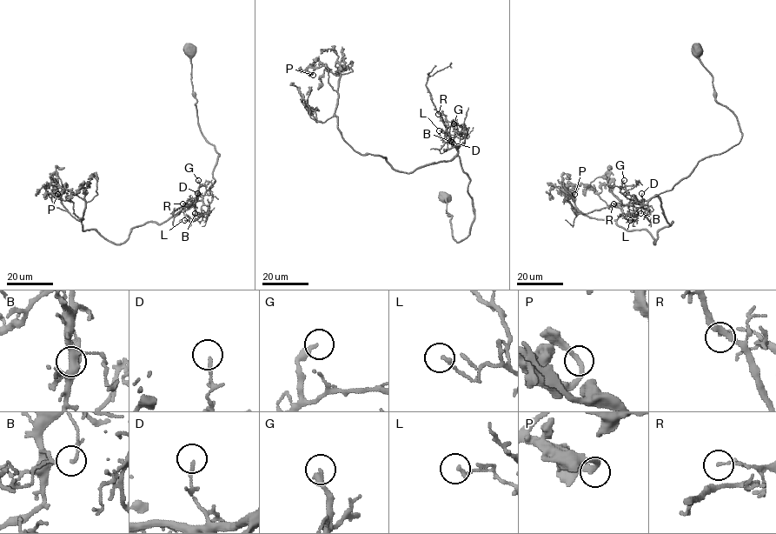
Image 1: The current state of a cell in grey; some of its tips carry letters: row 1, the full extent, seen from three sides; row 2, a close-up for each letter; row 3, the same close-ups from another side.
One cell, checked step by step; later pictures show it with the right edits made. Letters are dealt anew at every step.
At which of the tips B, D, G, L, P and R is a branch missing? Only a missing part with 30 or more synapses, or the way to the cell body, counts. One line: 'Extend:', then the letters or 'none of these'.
Extend: none of these

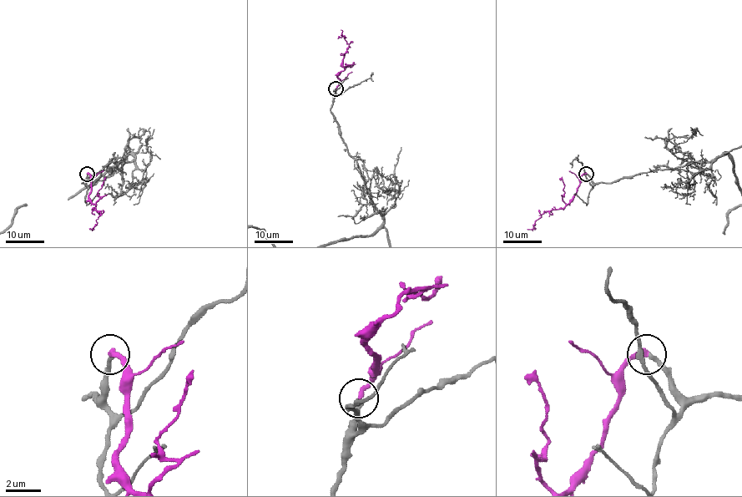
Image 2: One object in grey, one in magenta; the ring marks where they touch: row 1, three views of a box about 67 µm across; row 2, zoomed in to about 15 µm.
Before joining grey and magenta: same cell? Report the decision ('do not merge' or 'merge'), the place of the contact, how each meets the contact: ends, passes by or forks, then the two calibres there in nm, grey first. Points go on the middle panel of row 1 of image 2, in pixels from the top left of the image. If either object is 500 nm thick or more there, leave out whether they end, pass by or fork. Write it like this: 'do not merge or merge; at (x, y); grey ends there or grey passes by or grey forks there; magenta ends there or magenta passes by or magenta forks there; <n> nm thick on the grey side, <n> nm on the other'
merge; at (335, 88); grey ends there; magenta ends there; 240 nm thick on the grey side, 320 nm on the other

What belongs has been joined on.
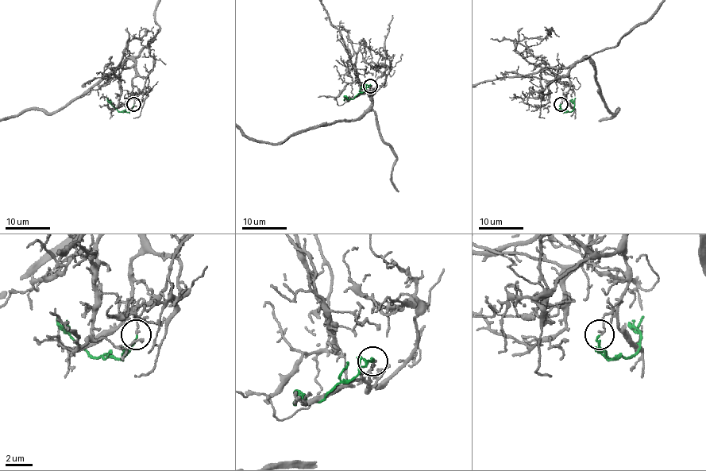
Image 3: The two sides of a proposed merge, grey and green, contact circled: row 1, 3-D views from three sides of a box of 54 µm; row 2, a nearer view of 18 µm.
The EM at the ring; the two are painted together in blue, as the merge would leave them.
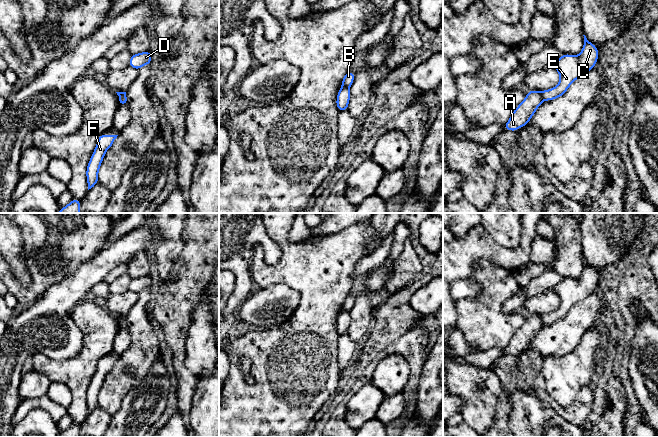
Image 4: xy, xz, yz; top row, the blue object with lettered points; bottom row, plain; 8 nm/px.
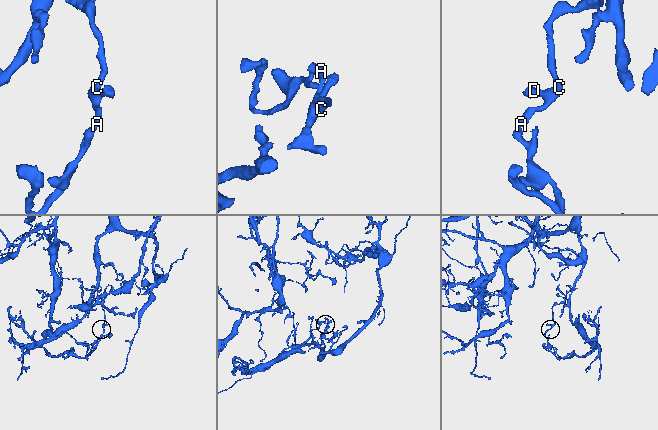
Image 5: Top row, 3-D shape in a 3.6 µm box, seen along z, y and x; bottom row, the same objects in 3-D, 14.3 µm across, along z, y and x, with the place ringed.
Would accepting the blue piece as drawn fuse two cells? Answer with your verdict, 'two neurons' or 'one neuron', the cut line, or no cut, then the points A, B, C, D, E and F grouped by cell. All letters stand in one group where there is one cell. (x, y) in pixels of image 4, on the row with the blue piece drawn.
two neurons; cut in yz along (540, 92), (543, 99); A B F / C D E

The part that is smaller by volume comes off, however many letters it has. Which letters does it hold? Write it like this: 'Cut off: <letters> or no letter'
Cut off: A, B, F

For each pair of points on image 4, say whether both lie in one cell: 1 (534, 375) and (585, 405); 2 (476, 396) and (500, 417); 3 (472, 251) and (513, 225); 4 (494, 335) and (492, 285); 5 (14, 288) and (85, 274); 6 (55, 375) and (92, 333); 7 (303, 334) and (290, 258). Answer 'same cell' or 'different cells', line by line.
1: same cell
2: different cells
3: different cells
4: same cell
5: different cells
6: same cell
7: same cell

